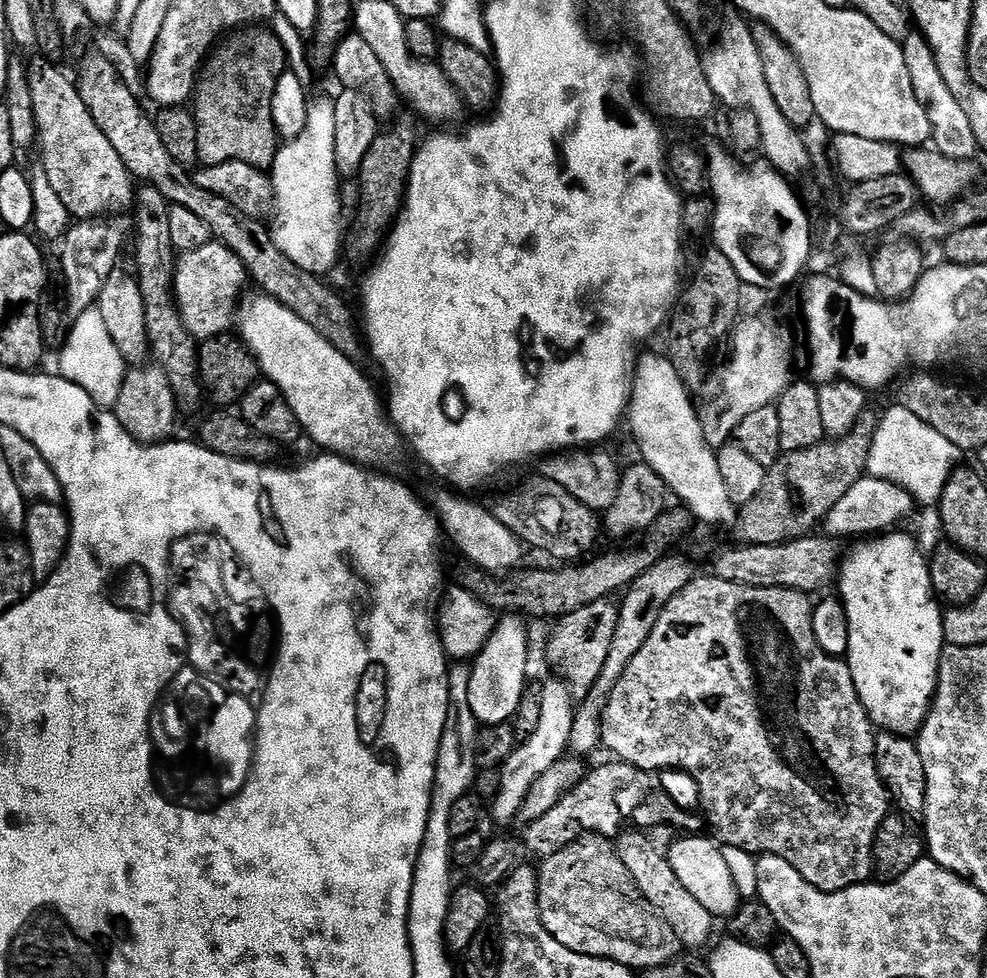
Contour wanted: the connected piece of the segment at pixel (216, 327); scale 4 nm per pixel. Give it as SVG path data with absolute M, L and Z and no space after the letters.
M209 242L193 252L183 253L177 259L175 272L175 299L185 328L197 341L223 336L232 324L236 303L244 283L250 280L249 272L227 245Z

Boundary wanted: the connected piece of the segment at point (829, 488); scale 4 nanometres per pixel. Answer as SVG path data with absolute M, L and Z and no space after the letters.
M864 422L858 423L855 427L855 431L849 433L848 436L843 439L839 439L837 442L825 442L823 444L819 444L818 446L810 446L806 450L798 450L797 452L785 452L780 455L779 458L774 462L774 466L772 468L767 469L764 474L764 485L756 494L754 494L751 501L748 504L743 505L739 509L740 517L736 520L736 536L741 545L745 544L783 544L788 539L798 538L802 536L806 531L815 529L812 528L815 526L816 522L823 521L827 514L831 512L834 506L837 506L838 502L840 502L843 496L846 494L848 490L855 483L859 482L860 478L865 475L867 460L868 460L868 452L871 450L873 438L873 429L871 427L867 428Z

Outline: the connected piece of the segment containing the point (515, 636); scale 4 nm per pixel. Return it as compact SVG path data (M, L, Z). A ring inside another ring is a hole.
M508 614L497 623L489 639L485 642L479 655L475 657L471 665L471 676L469 678L469 704L467 711L472 712L476 720L481 720L481 725L495 725L509 723L515 717L519 709L519 703L526 691L524 675L528 672L528 658L530 651L528 646L528 630L525 621L519 615Z

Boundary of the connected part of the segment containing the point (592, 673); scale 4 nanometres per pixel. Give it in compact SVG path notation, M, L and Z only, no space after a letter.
M605 598L598 602L590 602L579 608L577 612L567 612L559 617L551 629L547 655L552 655L556 664L564 666L572 695L583 702L588 691L598 682L598 674L602 674L602 666L606 666L606 657L610 654L610 642L614 642L614 629L618 627L620 605L615 599Z

